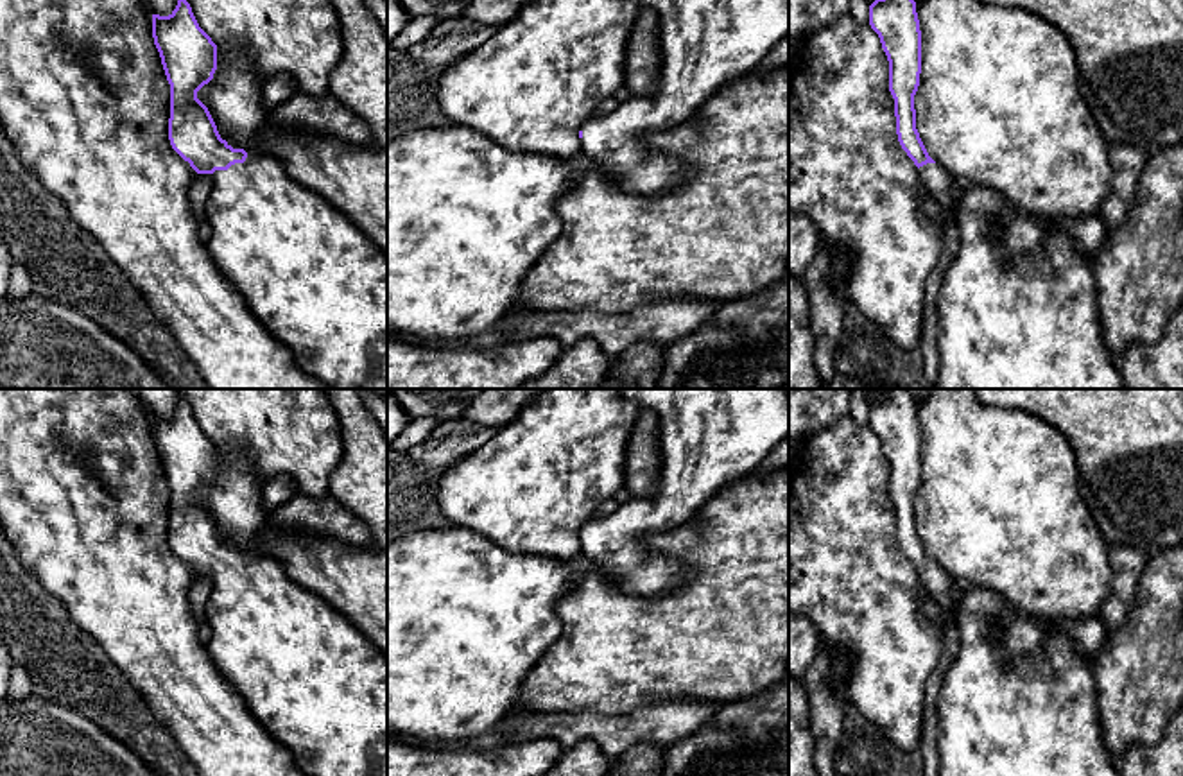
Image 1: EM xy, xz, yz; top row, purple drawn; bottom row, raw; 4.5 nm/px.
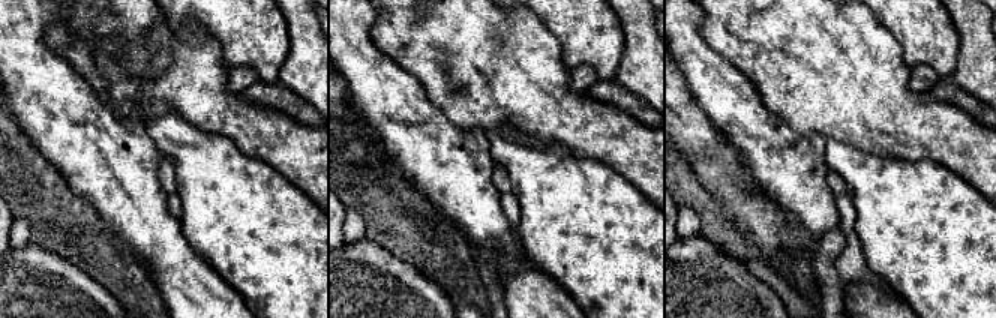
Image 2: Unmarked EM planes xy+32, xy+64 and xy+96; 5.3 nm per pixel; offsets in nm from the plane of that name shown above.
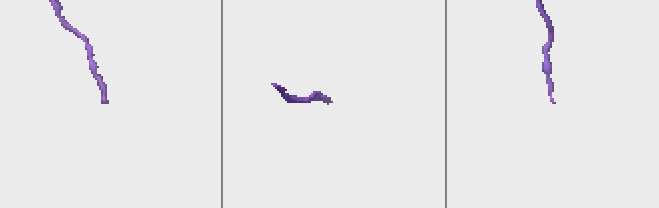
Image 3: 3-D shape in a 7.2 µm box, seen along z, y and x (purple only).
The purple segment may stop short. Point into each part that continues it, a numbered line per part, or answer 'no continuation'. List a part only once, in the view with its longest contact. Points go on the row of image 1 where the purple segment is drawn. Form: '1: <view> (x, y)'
1: xy (309, 275)

